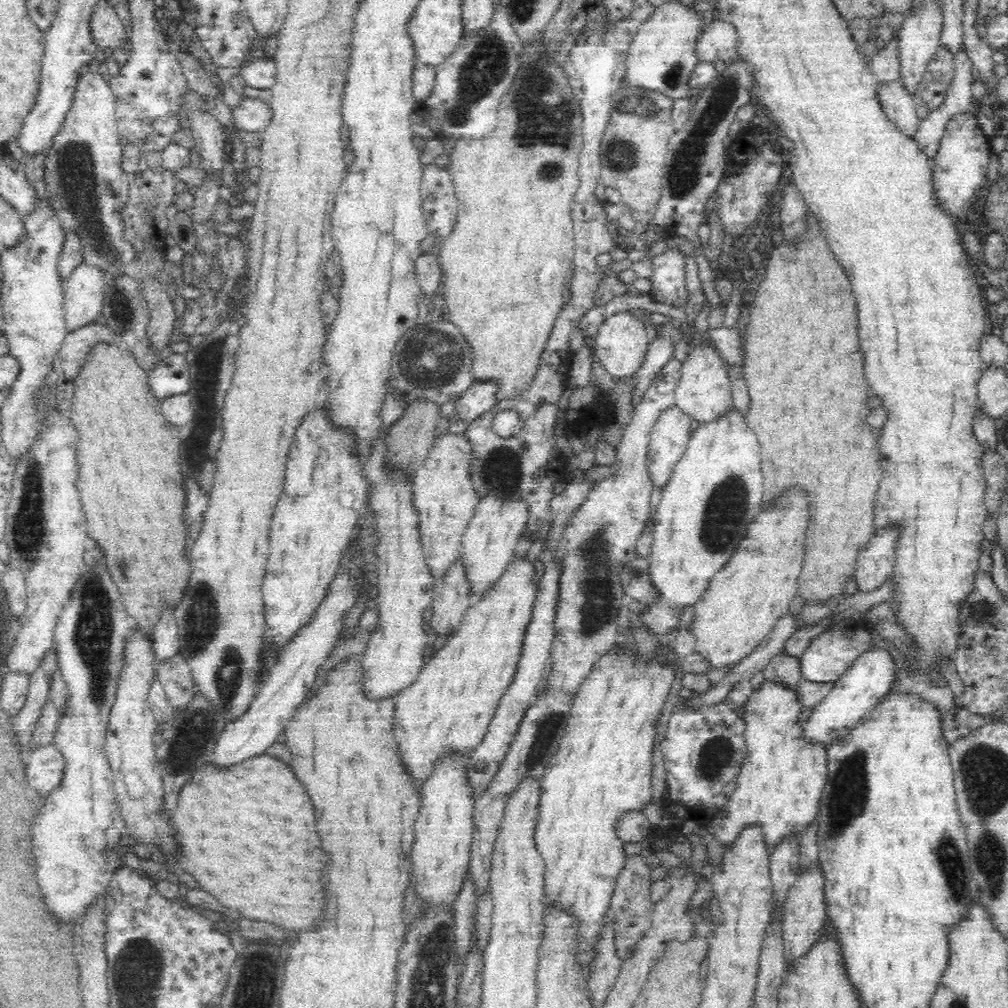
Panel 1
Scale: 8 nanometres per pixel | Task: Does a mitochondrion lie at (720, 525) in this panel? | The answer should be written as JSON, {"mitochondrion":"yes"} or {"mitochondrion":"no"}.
{"mitochondrion":"yes"}

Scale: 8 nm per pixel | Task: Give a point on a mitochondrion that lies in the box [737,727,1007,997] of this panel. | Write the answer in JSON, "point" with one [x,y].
{"point":[847,798]}

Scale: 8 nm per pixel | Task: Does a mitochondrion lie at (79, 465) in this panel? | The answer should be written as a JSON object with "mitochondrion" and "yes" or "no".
{"mitochondrion":"no"}

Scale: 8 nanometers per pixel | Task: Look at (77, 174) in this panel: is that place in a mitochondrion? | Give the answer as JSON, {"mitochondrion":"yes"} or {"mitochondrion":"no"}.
{"mitochondrion":"yes"}

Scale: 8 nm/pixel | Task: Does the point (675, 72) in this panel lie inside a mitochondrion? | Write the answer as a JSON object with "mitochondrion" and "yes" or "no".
{"mitochondrion":"yes"}

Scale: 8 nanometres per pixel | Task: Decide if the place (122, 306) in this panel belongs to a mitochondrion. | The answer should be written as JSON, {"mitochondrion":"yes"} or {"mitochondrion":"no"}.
{"mitochondrion":"yes"}

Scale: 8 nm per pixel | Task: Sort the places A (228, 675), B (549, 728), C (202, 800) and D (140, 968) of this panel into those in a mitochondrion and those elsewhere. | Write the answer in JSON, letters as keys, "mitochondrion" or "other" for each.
{"A":"mitochondrion","B":"mitochondrion","C":"other","D":"mitochondrion"}

